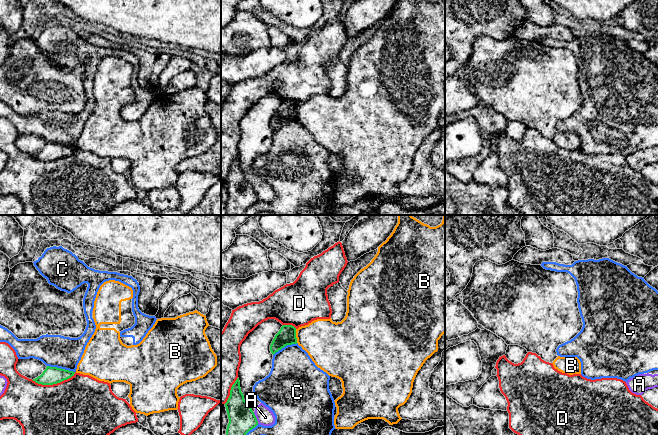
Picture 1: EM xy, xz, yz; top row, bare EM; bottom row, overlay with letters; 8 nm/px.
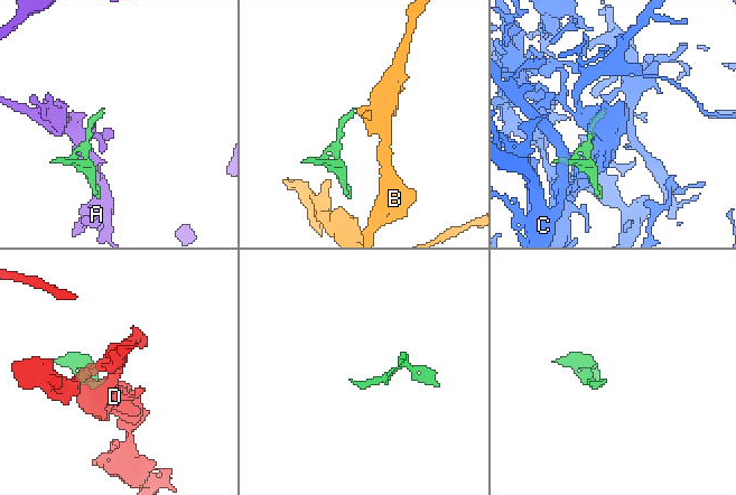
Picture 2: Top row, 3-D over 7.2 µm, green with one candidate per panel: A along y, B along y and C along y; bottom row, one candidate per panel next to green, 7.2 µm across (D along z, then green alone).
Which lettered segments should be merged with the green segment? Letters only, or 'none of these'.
none of these

